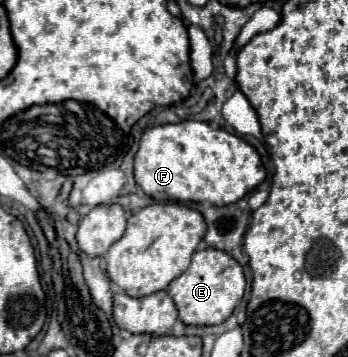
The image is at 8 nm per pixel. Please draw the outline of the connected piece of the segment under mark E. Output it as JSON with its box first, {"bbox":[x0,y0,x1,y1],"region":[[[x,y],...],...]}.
{"bbox":[167,248,245,326],"region":[[[205,248],[193,254],[189,268],[169,284],[167,292],[171,294],[177,306],[179,318],[185,324],[191,324],[191,326],[221,324],[231,316],[231,312],[237,308],[237,304],[243,298],[245,274],[239,262],[231,254],[217,248]]]}

